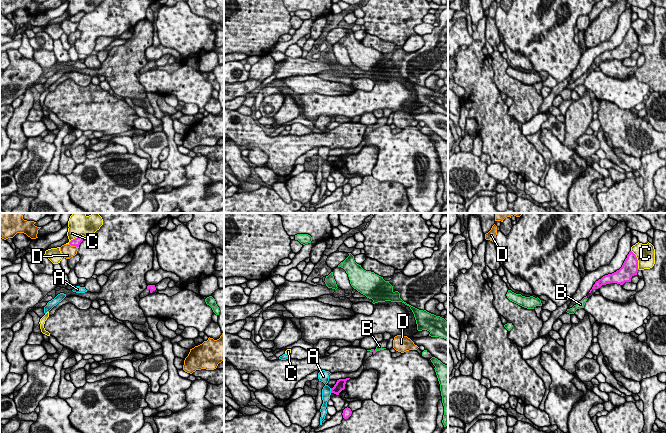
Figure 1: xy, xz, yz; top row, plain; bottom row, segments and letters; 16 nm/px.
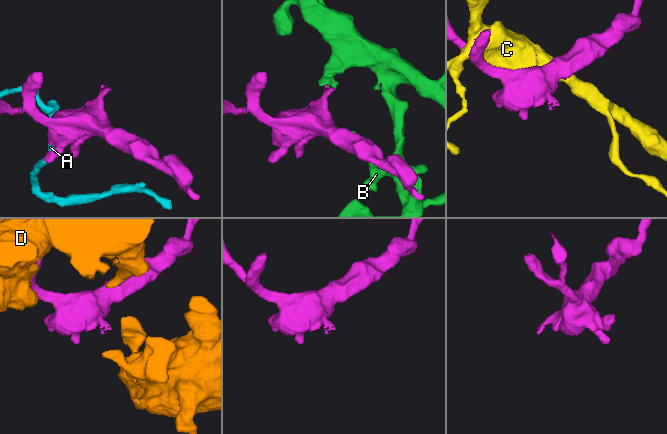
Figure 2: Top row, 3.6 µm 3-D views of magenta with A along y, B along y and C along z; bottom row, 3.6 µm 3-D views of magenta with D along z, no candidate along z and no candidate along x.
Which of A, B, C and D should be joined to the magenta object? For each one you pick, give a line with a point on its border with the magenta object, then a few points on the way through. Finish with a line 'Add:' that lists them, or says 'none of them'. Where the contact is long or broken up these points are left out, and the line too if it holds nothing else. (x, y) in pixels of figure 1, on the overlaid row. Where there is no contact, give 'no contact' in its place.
B: contact xz (374, 351); way xz (375, 351), (374, 351), (379, 346)
Add: B

